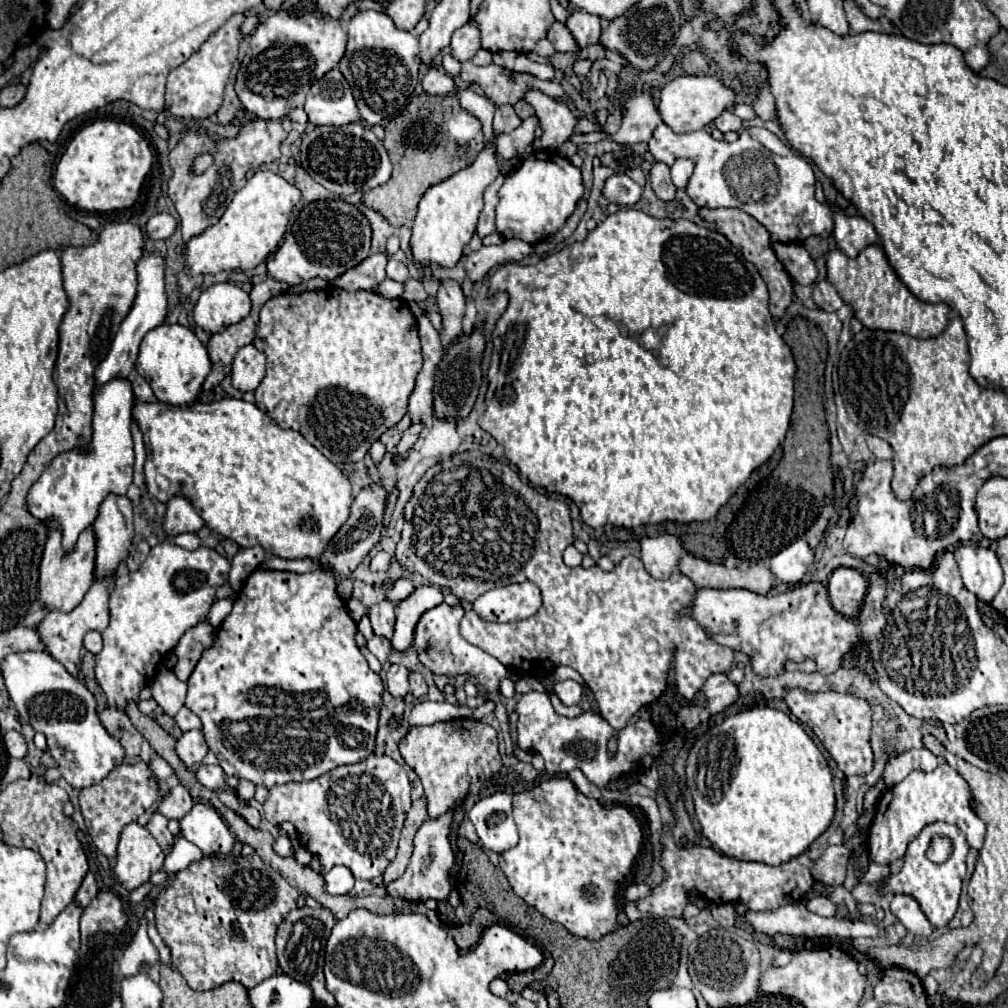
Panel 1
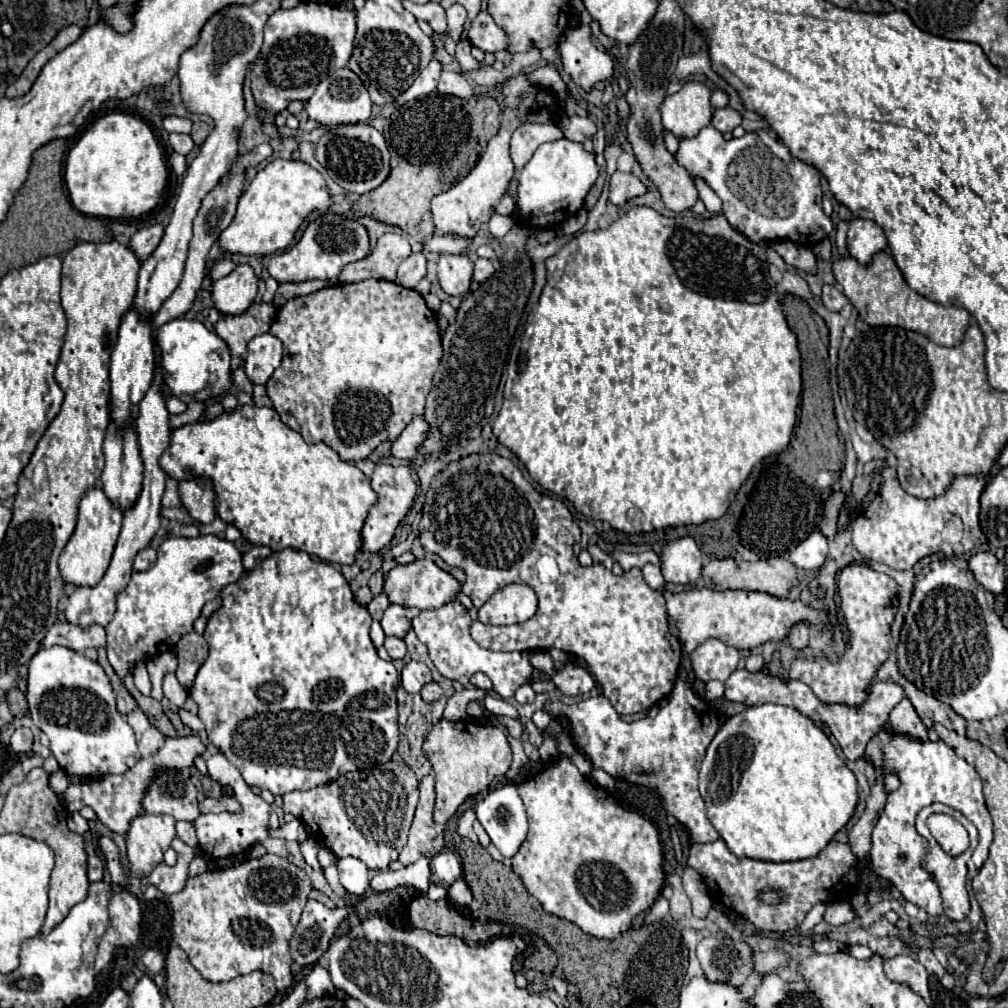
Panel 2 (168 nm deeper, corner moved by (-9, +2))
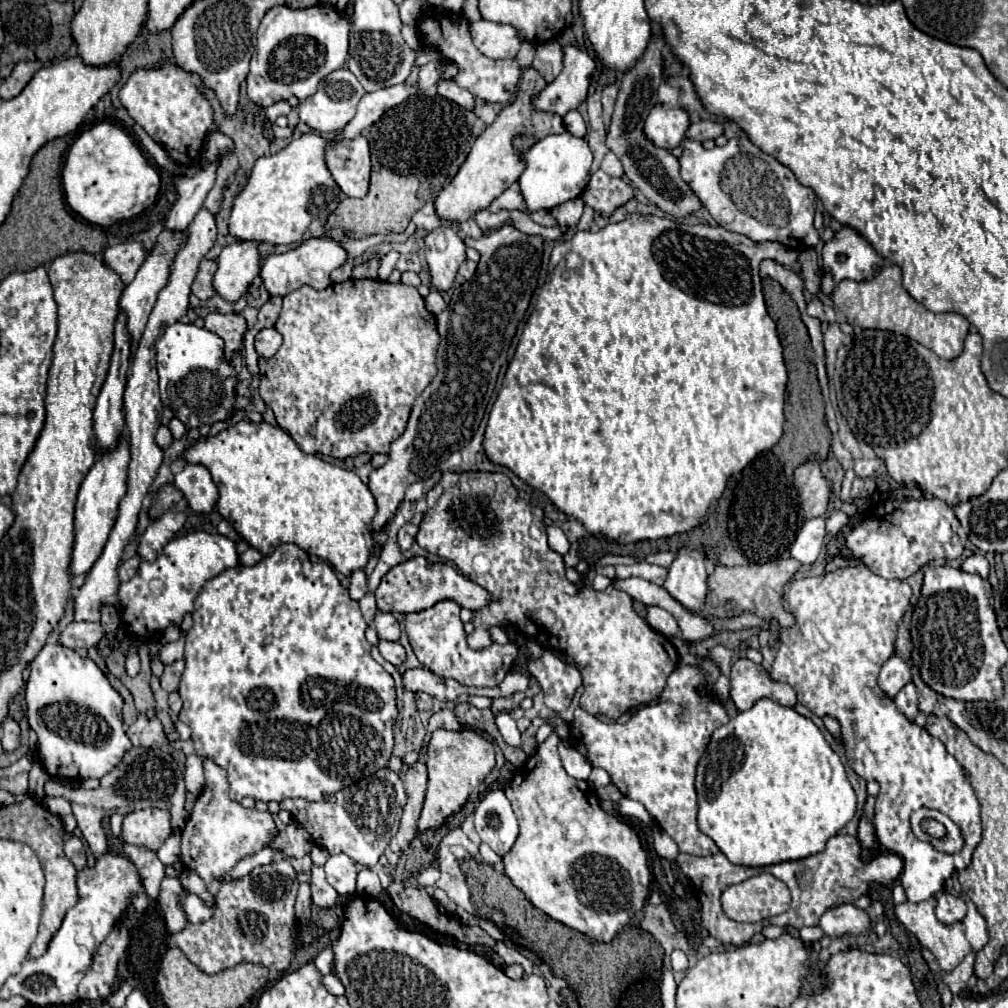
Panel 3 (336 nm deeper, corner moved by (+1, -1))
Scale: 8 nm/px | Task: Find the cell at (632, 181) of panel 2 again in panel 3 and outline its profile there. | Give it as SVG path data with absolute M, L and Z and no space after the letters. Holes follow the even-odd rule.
M604 170L594 172L588 186L590 188L584 192L584 202L592 206L602 218L610 218L618 206L624 206L634 198L632 188L622 178L608 176Z

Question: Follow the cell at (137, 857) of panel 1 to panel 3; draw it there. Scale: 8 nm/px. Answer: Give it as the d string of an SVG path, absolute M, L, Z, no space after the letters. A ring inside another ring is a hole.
M138 810L124 816L122 838L136 846L158 850L170 836L170 814L168 810Z

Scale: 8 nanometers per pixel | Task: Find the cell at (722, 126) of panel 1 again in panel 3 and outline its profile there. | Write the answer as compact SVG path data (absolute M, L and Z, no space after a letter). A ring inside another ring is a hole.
M700 120L700 122L692 122L686 130L686 138L696 140L696 142L704 142L708 138L716 140L722 134L722 124L720 122L712 122L712 120Z

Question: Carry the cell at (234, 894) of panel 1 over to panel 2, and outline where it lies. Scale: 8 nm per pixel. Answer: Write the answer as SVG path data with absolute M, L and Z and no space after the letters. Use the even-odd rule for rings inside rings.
M272 853L226 869L204 871L188 879L180 893L168 897L172 907L172 939L186 951L194 969L212 983L264 971L274 977L276 989L284 991L292 985L288 941L310 891L308 875Z

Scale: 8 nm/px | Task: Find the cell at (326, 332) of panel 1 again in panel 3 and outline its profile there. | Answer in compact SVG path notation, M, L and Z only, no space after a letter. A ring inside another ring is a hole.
M346 280L340 284L330 284L326 290L314 290L312 286L302 286L300 290L294 290L292 294L284 296L284 306L280 312L280 318L274 326L282 336L284 342L280 346L280 350L268 358L266 364L266 374L260 380L260 396L262 400L272 408L278 426L282 430L286 430L296 444L300 446L302 452L306 454L324 454L324 456L332 456L332 458L348 458L348 456L356 456L362 452L368 454L388 454L390 450L390 442L396 440L408 422L410 410L412 410L412 402L422 394L422 390L432 382L432 378L436 376L436 348L438 348L438 330L436 330L436 318L434 314L430 314L424 306L424 298L418 294L418 290L414 286L406 286L402 282L382 282L382 280Z

